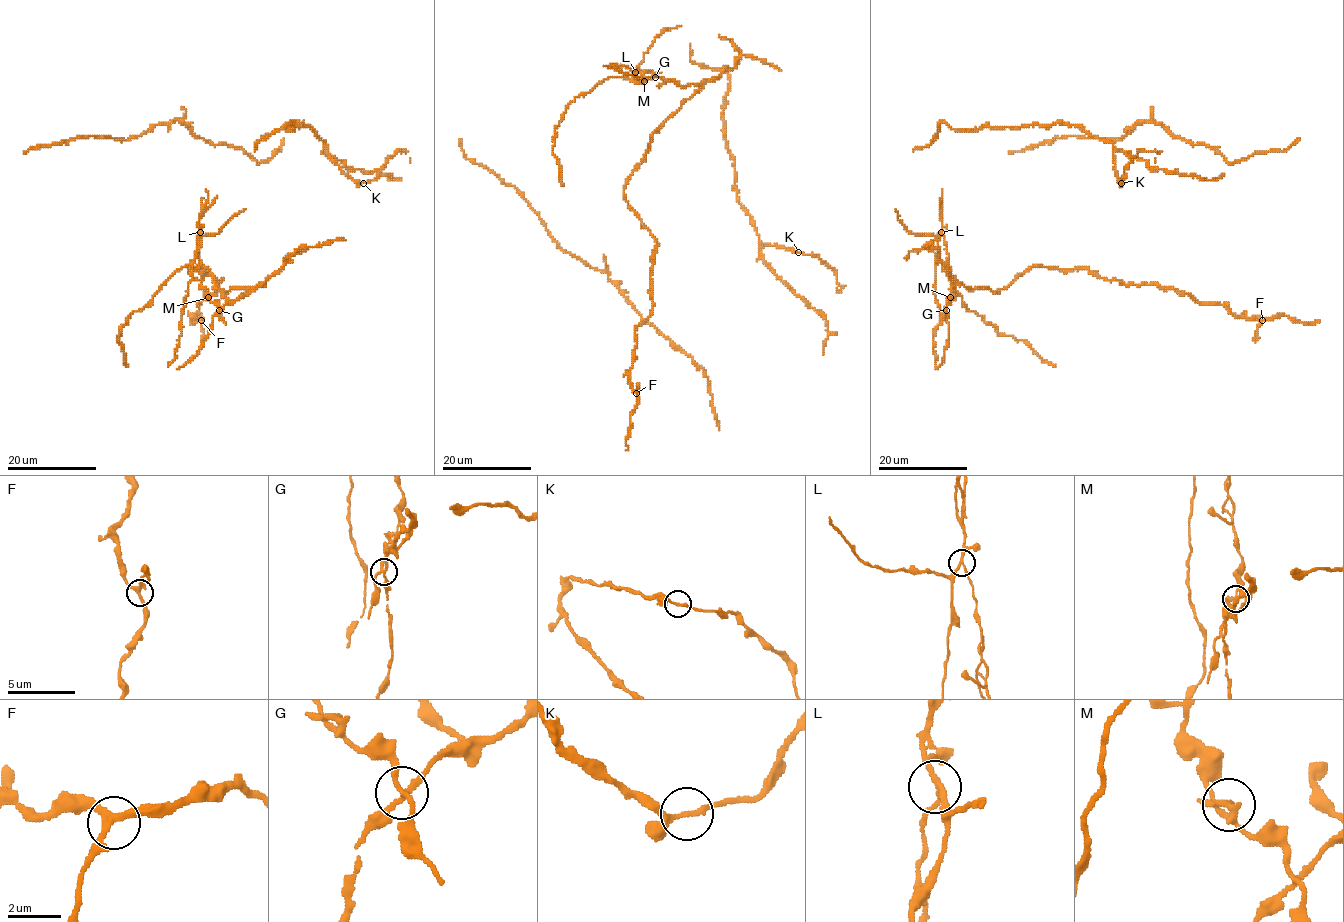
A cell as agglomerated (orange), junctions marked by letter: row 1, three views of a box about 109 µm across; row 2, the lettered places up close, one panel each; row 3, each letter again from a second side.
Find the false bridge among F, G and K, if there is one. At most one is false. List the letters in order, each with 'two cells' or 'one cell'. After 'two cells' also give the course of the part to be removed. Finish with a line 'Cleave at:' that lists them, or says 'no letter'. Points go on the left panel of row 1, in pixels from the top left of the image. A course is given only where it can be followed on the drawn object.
F: one cell
G: two cells; foreign part runs (219, 309), (206, 297), (196, 257), (130, 315), (121, 328), (117, 340), (127, 365)
K: one cell
Cleave at: G

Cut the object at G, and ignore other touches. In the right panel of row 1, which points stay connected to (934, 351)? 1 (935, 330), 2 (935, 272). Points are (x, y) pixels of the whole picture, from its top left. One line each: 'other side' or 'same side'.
1: same side
2: same side

